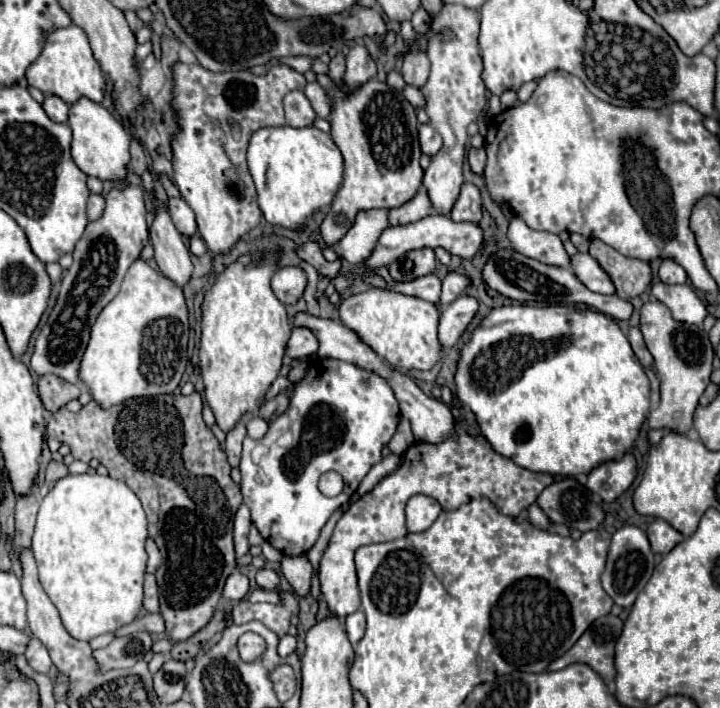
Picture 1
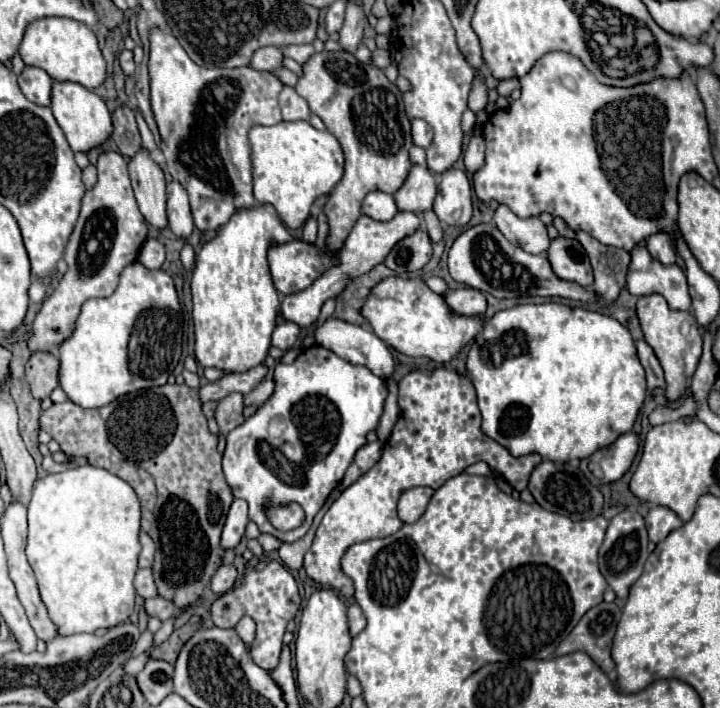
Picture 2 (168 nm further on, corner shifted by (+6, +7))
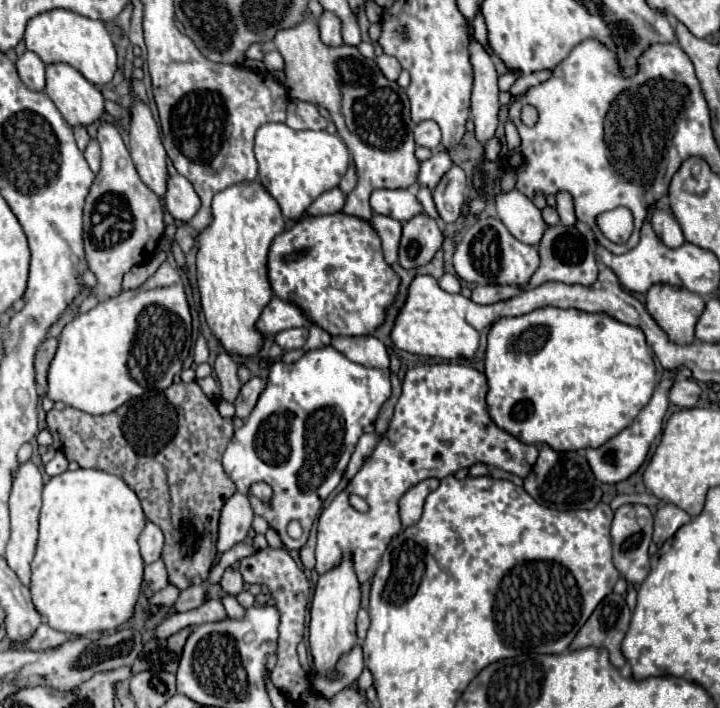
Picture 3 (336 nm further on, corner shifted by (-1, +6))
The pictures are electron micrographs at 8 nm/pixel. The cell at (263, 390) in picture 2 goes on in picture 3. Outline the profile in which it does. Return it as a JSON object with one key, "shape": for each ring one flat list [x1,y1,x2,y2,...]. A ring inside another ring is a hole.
{"shape":[[252,376,246,384,242,384,236,400,234,400,234,408,236,408,236,416,246,420,252,412,252,408,256,406,258,402,258,396,260,392,264,390,266,386,266,380,264,378,258,378,258,376]]}

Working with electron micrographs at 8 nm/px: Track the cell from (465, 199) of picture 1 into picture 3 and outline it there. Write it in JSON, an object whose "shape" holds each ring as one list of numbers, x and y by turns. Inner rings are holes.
{"shape":[[452,166,434,188,434,202,444,222,456,222,466,202,466,174,460,166]]}

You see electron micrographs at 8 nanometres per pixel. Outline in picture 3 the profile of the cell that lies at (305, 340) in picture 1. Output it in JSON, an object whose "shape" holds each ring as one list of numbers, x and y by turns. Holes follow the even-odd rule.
{"shape":[[302,326,302,328,288,328,288,330,282,330,276,334,276,344,288,352,288,350,296,350,296,348,302,348,304,342,308,338,308,328]]}

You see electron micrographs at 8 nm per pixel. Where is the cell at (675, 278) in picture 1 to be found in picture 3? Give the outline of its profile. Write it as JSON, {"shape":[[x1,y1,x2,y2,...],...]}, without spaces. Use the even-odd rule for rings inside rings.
{"shape":[[654,210,652,212,652,228,658,234,658,238,668,246,668,248,680,248,684,244,684,234,680,224,674,220,674,216,666,210]]}

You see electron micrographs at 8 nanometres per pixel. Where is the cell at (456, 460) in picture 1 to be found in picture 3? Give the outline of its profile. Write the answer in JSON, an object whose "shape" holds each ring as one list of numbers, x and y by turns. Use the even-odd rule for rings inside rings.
{"shape":[[422,364,406,372,402,380,402,396,394,406,386,434,380,436,374,452,348,482,348,488,336,494,318,518,318,574,340,564,342,554,350,554,356,566,356,576,364,584,376,572,390,538,402,530,398,500,408,488,426,478,442,480,476,462,502,468,520,478,530,474,538,458,538,446,520,442,490,420,486,392,486,376,464,364],[348,494,364,498,370,504,370,510,366,514,356,512,348,502]]}

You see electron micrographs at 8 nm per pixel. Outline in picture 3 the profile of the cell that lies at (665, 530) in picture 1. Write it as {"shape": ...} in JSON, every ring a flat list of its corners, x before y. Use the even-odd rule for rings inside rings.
{"shape":[[664,504,654,514,654,542,664,544,670,540,680,526,684,526,690,520,690,514,674,504]]}

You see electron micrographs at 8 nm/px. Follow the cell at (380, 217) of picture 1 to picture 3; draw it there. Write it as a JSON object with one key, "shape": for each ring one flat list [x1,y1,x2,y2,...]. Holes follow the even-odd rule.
{"shape":[[410,188,374,190,370,196,370,206,374,212,382,216,390,216,398,222,406,222,422,212,422,204,418,202,414,190]]}

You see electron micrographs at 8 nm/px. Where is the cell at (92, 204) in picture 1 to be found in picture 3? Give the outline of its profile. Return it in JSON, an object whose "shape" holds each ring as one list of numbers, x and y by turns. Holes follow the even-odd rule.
{"shape":[[90,140,88,142,88,146,84,150,84,158,86,158,90,170,92,172,98,172,98,168,100,168,100,148,98,148,98,140]]}

